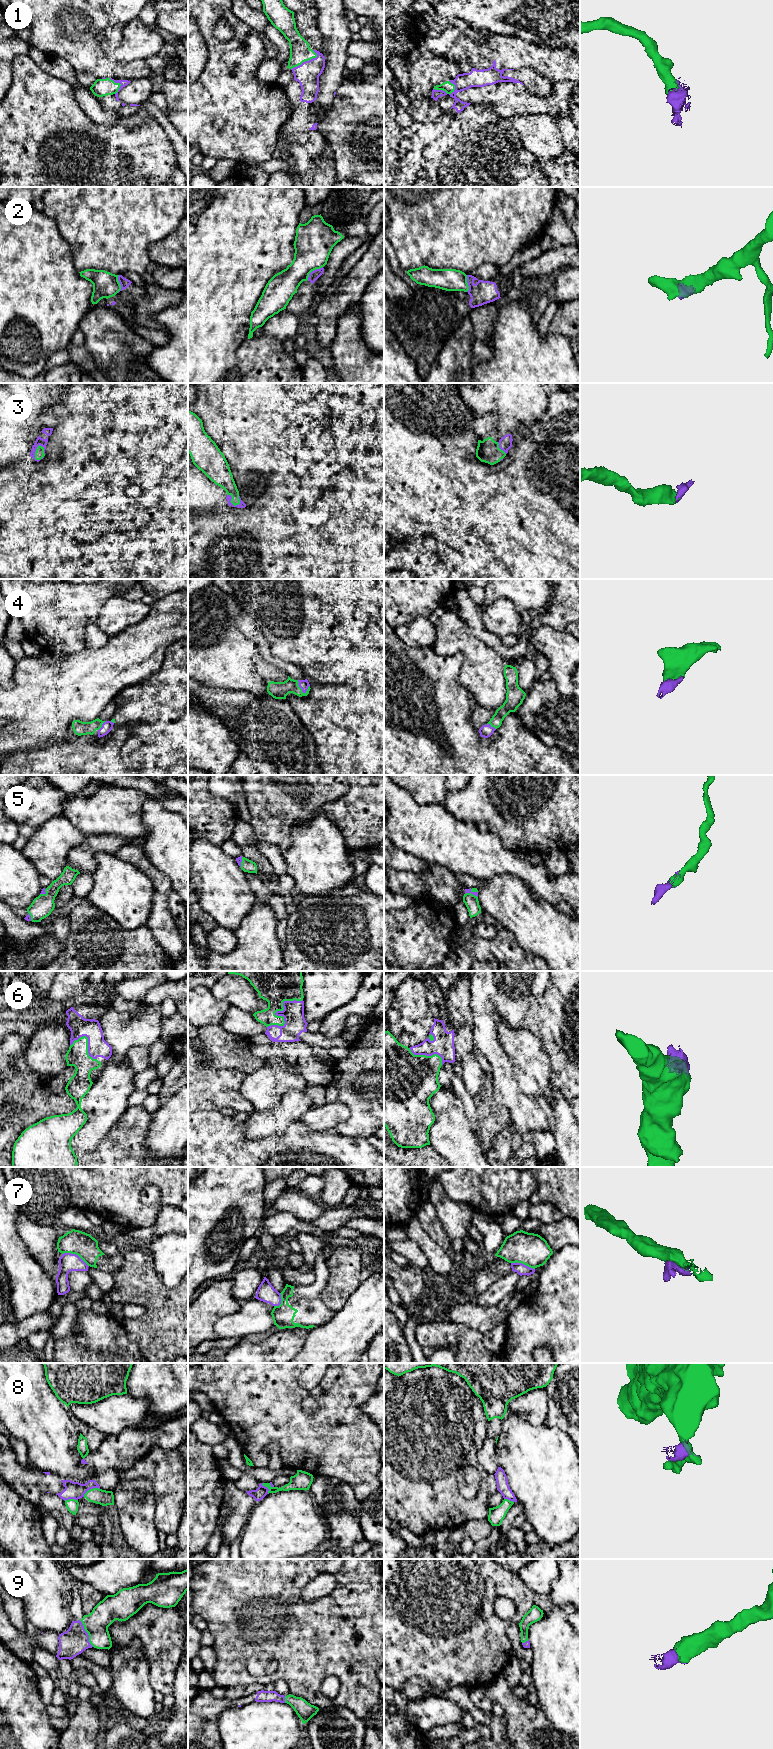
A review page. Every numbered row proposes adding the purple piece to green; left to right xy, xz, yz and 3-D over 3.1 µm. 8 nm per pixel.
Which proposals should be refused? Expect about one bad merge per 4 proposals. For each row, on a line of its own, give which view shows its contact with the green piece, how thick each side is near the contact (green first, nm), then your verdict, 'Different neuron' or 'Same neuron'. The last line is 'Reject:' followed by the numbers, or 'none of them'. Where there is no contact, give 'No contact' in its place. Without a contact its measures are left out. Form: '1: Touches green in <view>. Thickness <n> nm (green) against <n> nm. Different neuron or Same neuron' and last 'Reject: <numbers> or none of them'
1: Touches green in xz. Thickness 160 nm (green) against 190 nm. Same neuron
2: Touches green in xz. Thickness 320 nm (green) against 80 nm. Different neuron
3: Touches green in xy. Thickness 80 nm (green) against 70 nm. Same neuron
4: Touches green in xz. Thickness 140 nm (green) against 80 nm. Same neuron
5: Touches green in yz. Thickness 110 nm (green) against 30 nm. Same neuron
6: Touches green in xz. Thickness 360 nm (green) against 170 nm. Same neuron
7: Touches green in xy. Thickness 190 nm (green) against 150 nm. Different neuron
8: Touches green in xy. Thickness 120 nm (green) against 140 nm. Different neuron
9: Touches green in xy. Thickness 200 nm (green) against 220 nm. Same neuron
Reject: 2, 7, 8

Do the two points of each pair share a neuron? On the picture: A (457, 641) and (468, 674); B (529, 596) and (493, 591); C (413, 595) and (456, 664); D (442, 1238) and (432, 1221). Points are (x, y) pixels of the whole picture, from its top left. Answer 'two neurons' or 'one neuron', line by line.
A: one neuron
B: one neuron
C: two neurons
D: one neuron

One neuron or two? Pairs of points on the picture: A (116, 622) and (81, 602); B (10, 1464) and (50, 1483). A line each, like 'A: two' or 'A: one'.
A: two
B: one

